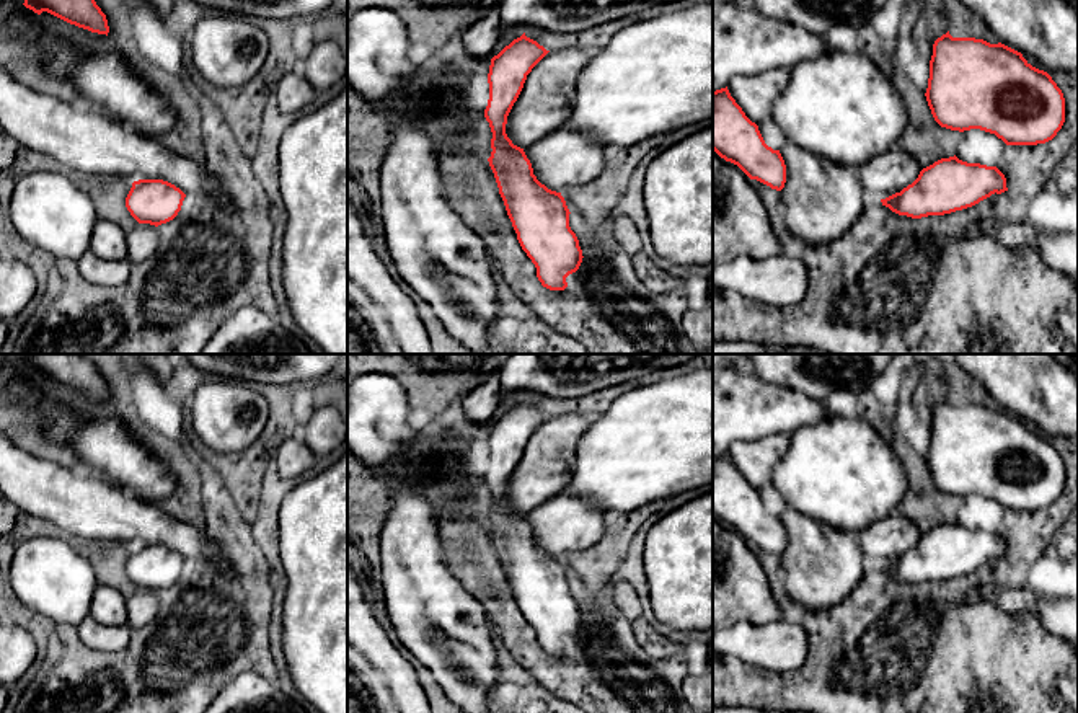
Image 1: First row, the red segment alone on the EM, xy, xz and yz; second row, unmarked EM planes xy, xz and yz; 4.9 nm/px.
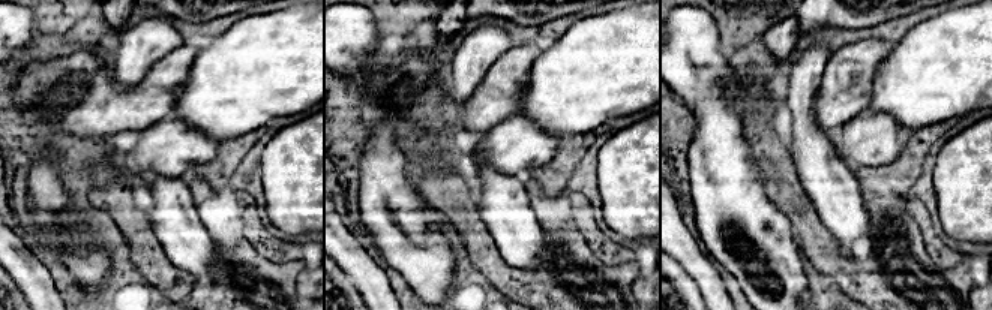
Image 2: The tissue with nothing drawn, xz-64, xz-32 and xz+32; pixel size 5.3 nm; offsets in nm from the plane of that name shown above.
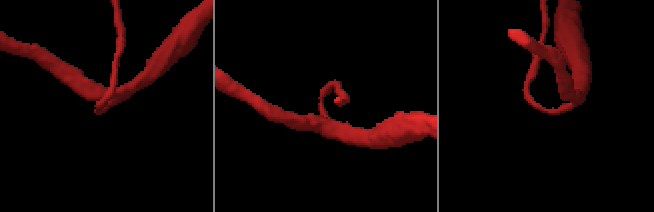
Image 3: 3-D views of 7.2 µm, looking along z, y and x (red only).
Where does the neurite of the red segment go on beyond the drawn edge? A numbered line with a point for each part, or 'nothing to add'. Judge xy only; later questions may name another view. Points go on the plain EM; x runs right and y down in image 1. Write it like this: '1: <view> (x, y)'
nothing to add

